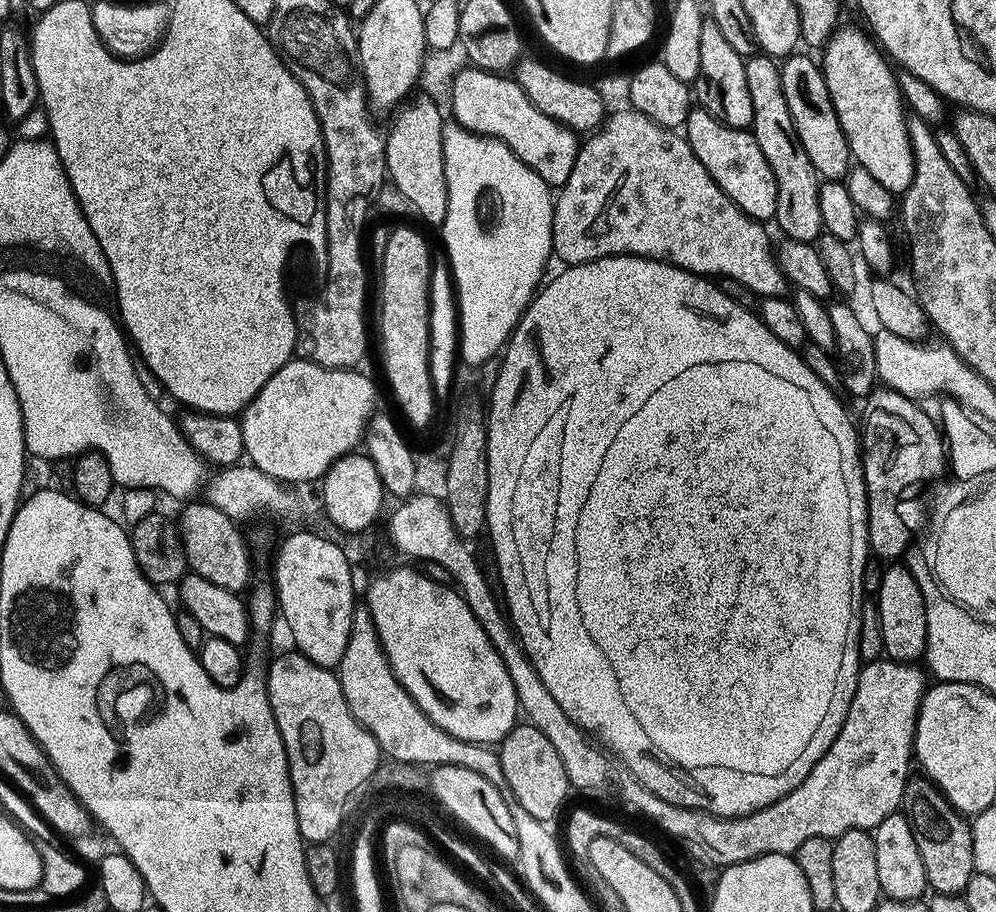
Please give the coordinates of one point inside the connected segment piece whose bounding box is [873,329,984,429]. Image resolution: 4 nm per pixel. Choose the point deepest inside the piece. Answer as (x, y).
(917, 370)

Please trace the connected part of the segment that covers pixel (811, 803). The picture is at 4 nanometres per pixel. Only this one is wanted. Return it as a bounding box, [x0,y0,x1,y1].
[656,658,926,870]

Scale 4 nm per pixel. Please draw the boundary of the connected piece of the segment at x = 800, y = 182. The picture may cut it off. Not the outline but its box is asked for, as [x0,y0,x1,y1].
[744,54,824,244]

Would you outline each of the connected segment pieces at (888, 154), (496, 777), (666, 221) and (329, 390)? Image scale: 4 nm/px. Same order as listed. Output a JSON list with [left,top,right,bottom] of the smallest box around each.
[[822,27,914,194],[338,607,534,822],[552,108,790,297],[240,357,376,484]]

